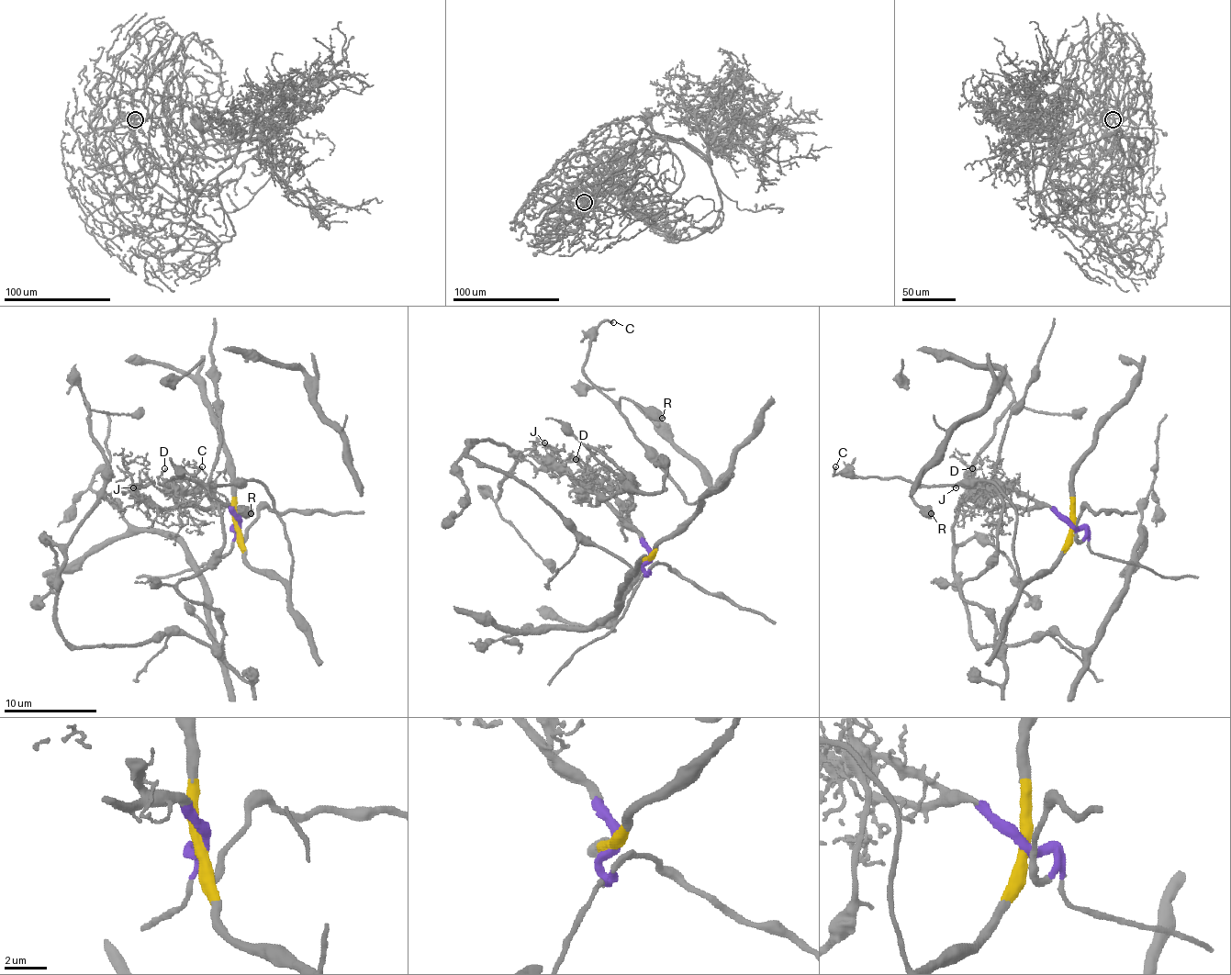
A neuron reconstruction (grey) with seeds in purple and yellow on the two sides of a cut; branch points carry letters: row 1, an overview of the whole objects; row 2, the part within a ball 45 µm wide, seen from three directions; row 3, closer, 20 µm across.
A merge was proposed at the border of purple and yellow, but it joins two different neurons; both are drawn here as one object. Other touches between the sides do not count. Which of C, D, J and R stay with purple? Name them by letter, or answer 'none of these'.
D, J

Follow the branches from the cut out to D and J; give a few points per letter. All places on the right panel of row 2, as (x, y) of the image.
D: (1071, 526), (1035, 498), (1018, 495), (1011, 488), (990, 490), (971, 486), (967, 476), (971, 467)
J: (1071, 526), (1048, 507), (1009, 507), (980, 484), (973, 486), (959, 484), (955, 488)

